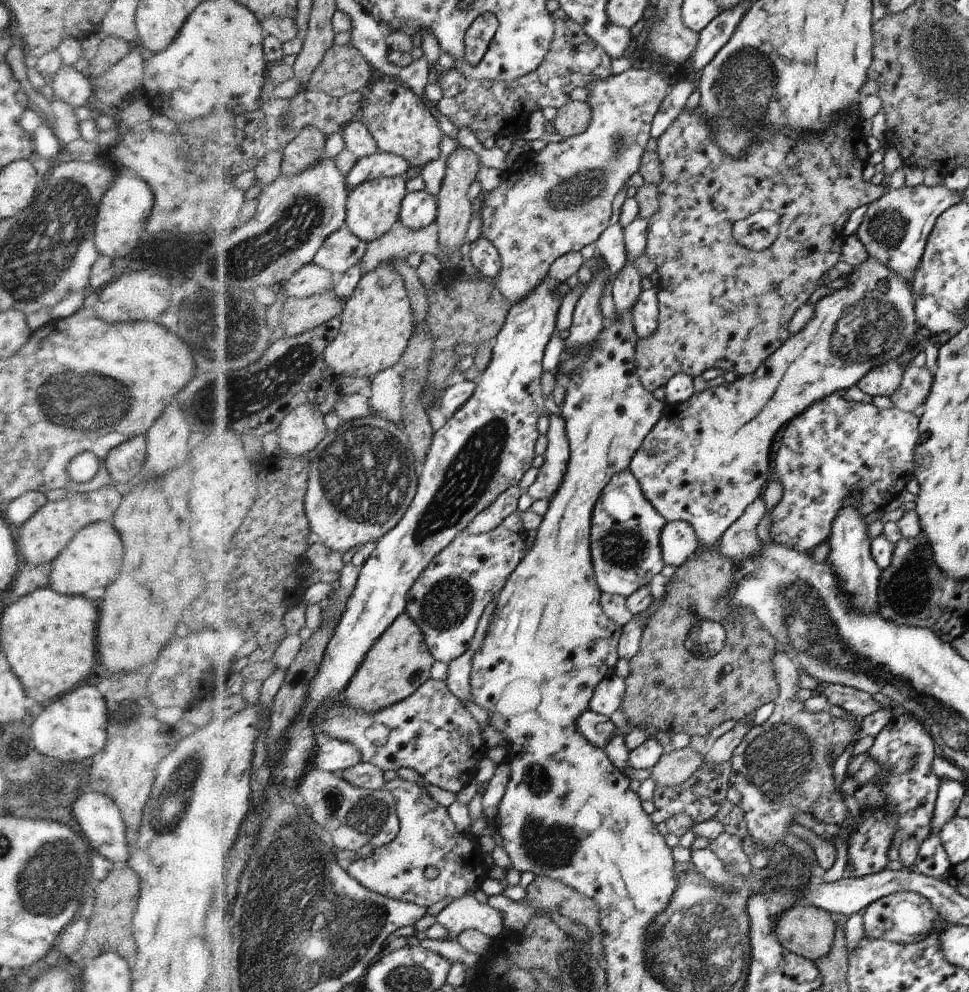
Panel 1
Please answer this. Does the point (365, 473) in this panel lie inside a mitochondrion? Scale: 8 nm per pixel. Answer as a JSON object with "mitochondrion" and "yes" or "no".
{"mitochondrion":"yes"}

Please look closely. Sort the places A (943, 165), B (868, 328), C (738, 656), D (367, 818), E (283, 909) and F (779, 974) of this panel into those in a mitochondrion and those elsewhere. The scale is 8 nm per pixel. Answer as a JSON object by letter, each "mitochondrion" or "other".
{"A":"other","B":"mitochondrion","C":"other","D":"mitochondrion","E":"mitochondrion","F":"other"}

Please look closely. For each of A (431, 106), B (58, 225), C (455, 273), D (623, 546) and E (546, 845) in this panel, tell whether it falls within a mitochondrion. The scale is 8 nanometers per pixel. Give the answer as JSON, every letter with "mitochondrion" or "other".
{"A":"other","B":"mitochondrion","C":"other","D":"mitochondrion","E":"mitochondrion"}

